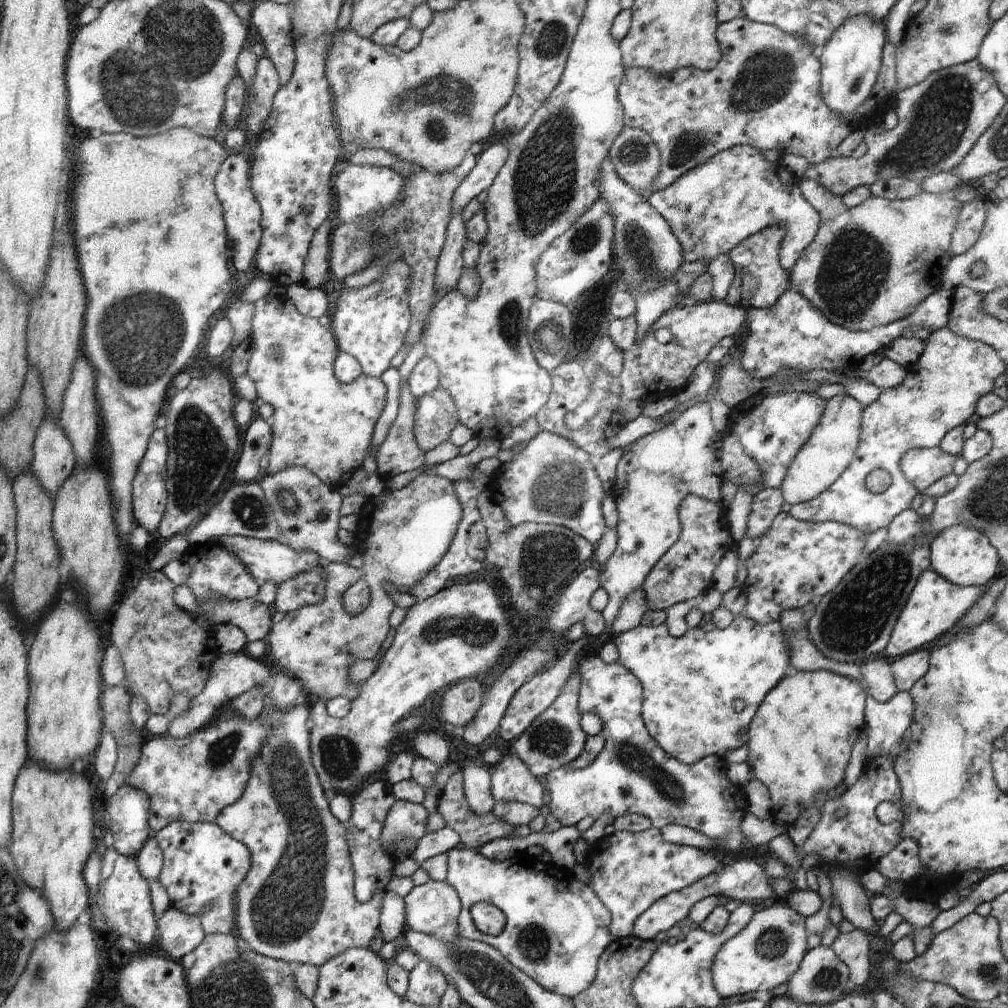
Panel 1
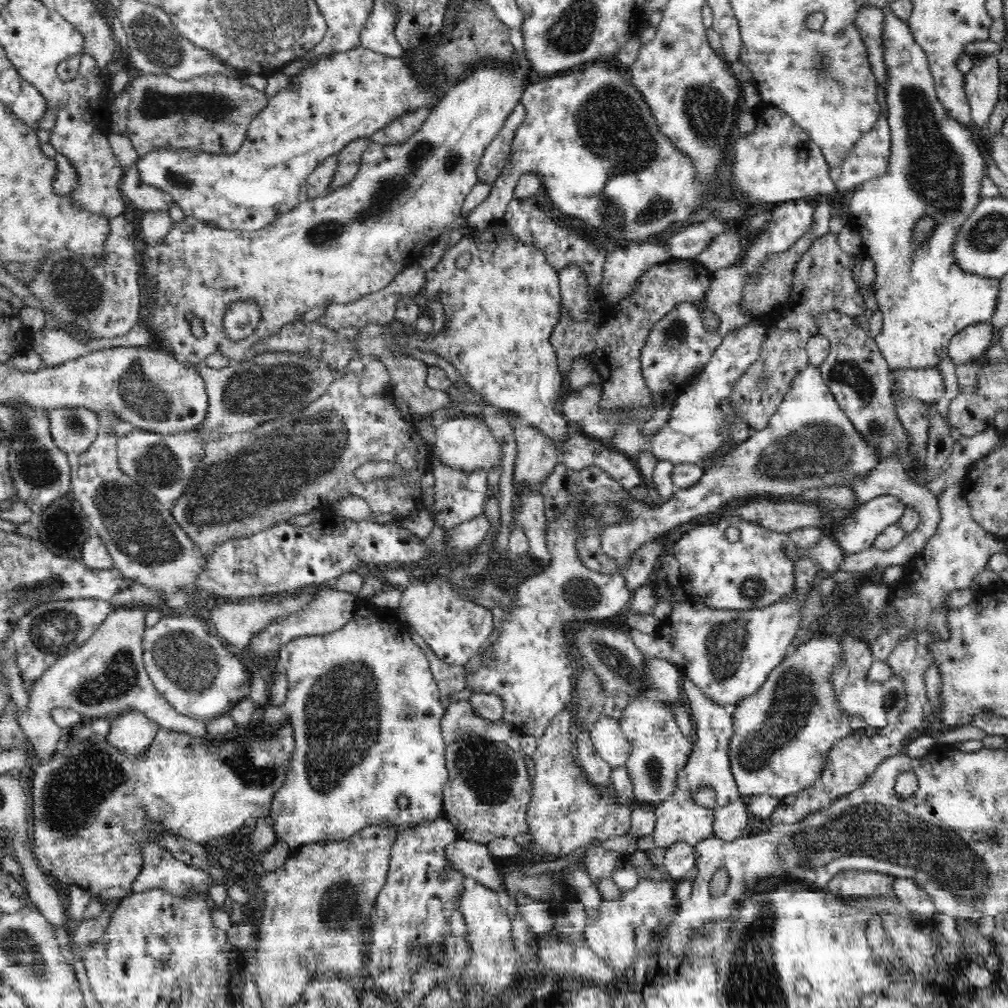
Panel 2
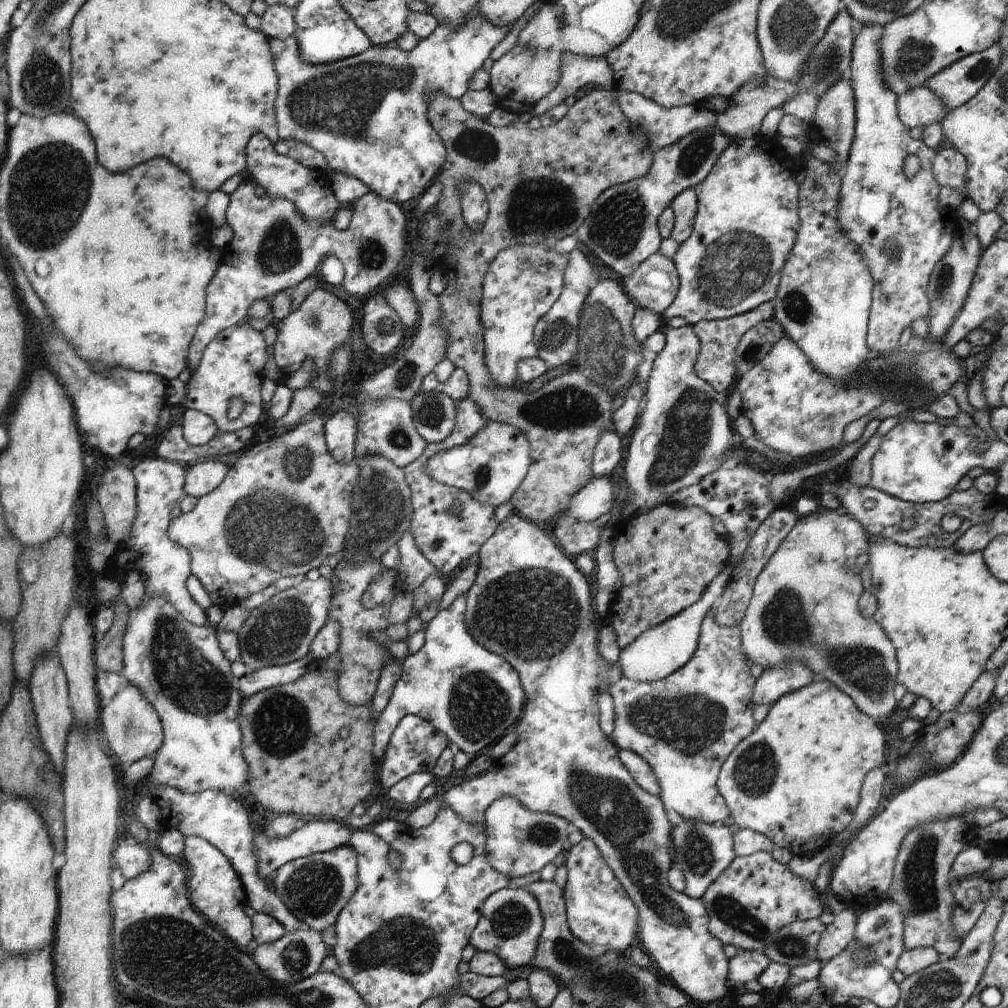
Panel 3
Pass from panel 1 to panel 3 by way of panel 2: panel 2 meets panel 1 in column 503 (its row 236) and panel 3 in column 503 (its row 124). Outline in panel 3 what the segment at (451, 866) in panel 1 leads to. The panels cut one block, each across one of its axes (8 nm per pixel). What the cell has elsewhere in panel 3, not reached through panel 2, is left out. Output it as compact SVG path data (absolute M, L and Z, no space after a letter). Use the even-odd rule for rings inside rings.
M526 887L512 890L504 888L494 892L483 902L480 921L476 924L469 939L469 944L476 951L492 952L504 960L508 969L531 964L534 959L536 946L542 932L542 916L538 908L538 900L526 890Z

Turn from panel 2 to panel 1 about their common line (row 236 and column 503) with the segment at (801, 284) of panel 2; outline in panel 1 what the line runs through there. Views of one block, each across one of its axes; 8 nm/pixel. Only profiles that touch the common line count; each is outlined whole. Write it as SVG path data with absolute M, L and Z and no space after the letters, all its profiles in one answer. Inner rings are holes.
M460 769L450 776L442 792L438 802L437 812L446 821L446 826L450 827L468 849L479 849L487 842L494 839L501 839L513 834L518 827L509 825L502 819L497 819L493 813L484 813L483 815L474 814L474 811L468 806L467 798L463 789L463 771Z

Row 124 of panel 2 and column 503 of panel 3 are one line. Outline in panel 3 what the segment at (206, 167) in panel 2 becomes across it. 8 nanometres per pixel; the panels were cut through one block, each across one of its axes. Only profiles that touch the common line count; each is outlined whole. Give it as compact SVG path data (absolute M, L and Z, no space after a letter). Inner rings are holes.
M553 243L536 246L512 246L499 252L482 283L480 321L482 324L484 362L494 384L498 388L512 388L519 383L518 364L522 360L537 356L538 348L533 341L533 331L540 318L543 318L556 303L564 287L564 268L568 264L567 254L558 254L552 250Z

